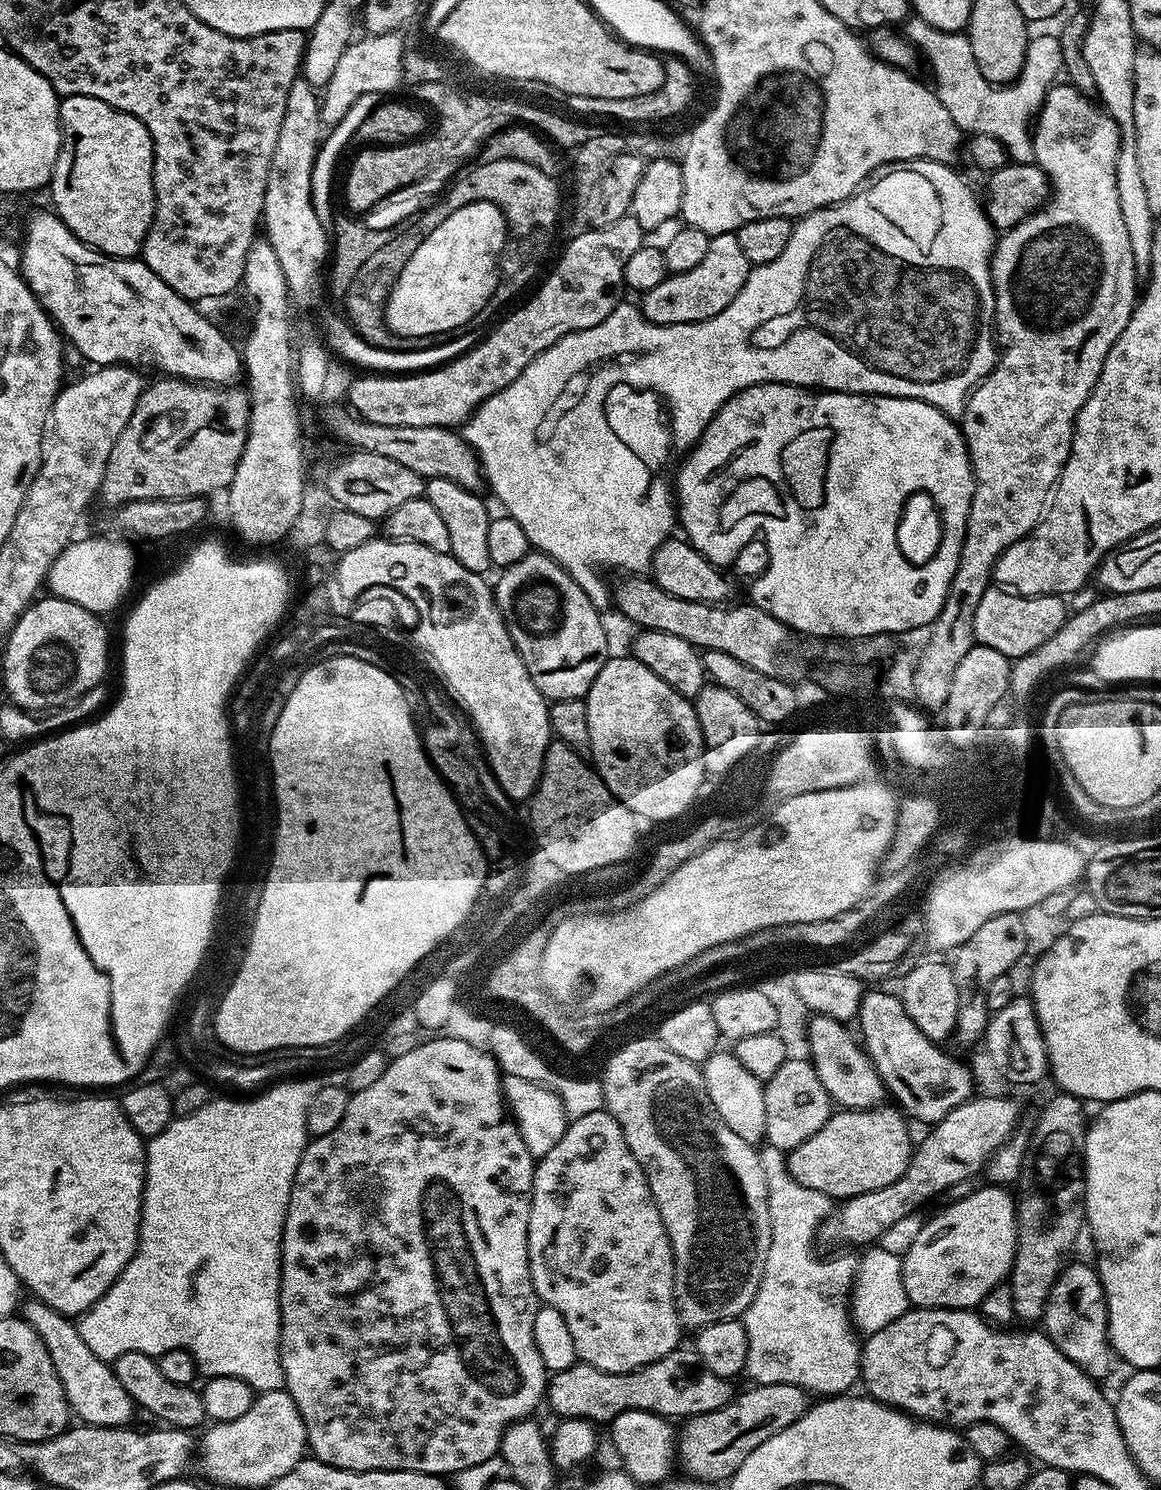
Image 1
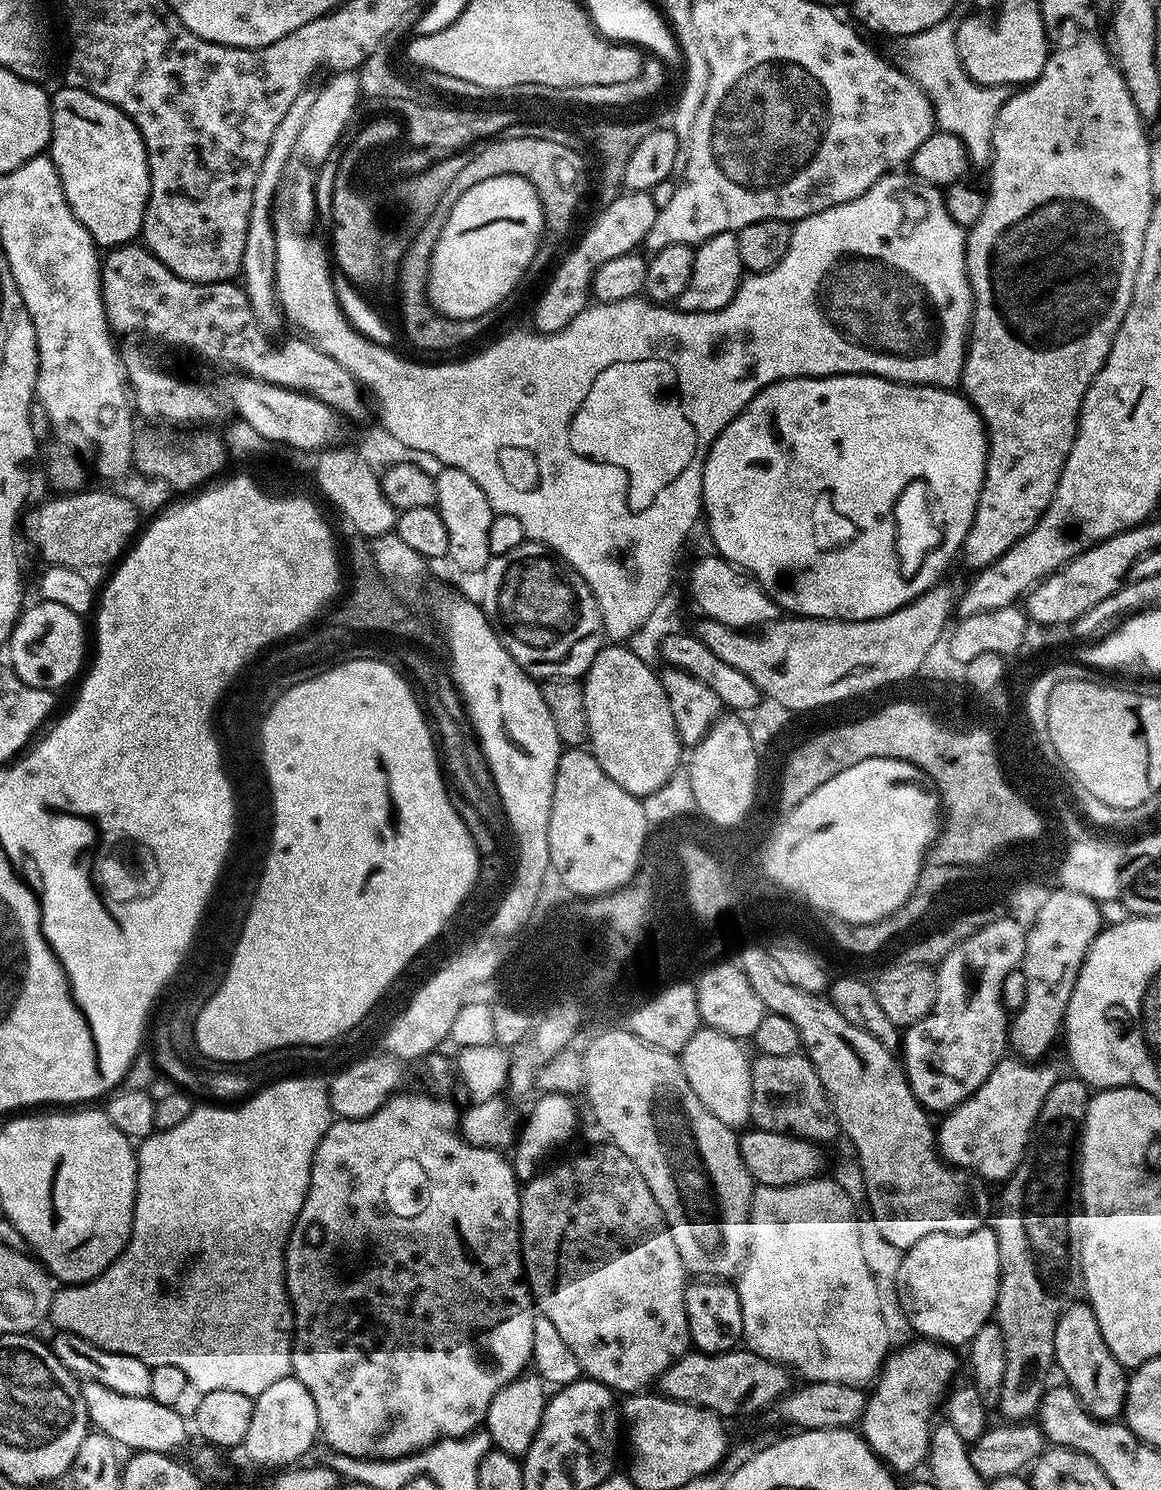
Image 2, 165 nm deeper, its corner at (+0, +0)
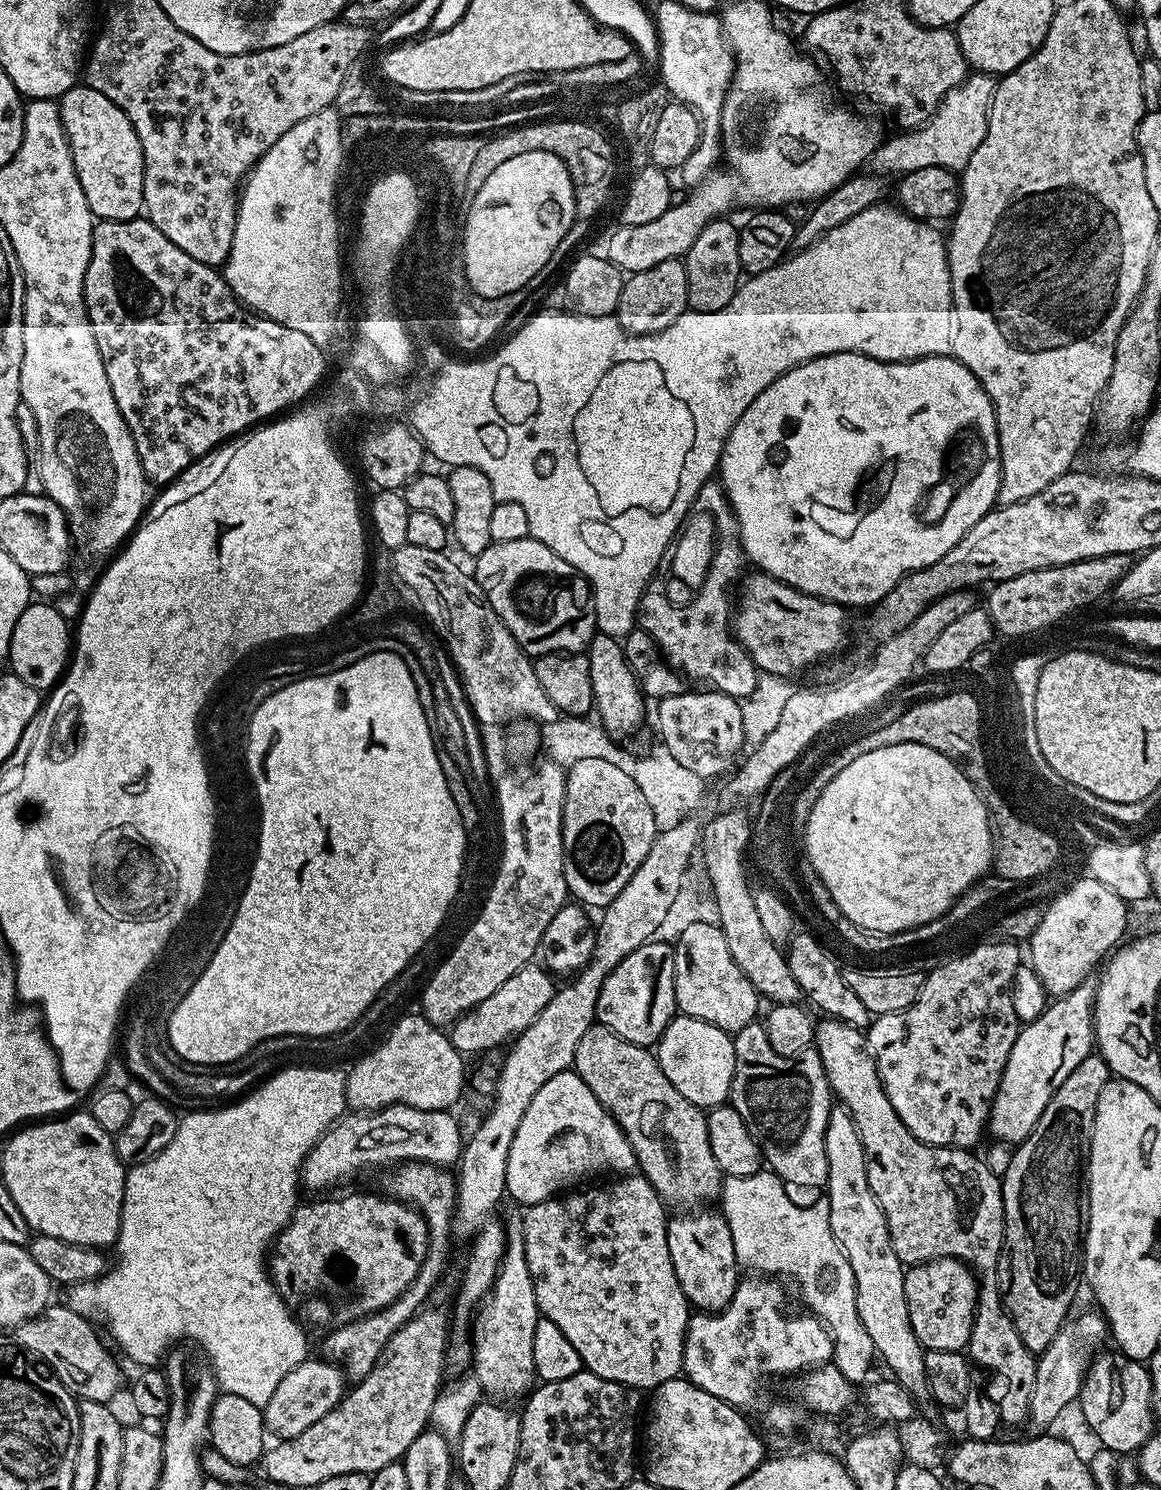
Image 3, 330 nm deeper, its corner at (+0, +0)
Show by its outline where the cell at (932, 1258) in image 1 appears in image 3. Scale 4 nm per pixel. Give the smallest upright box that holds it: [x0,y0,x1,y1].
[904,1260,977,1352]

